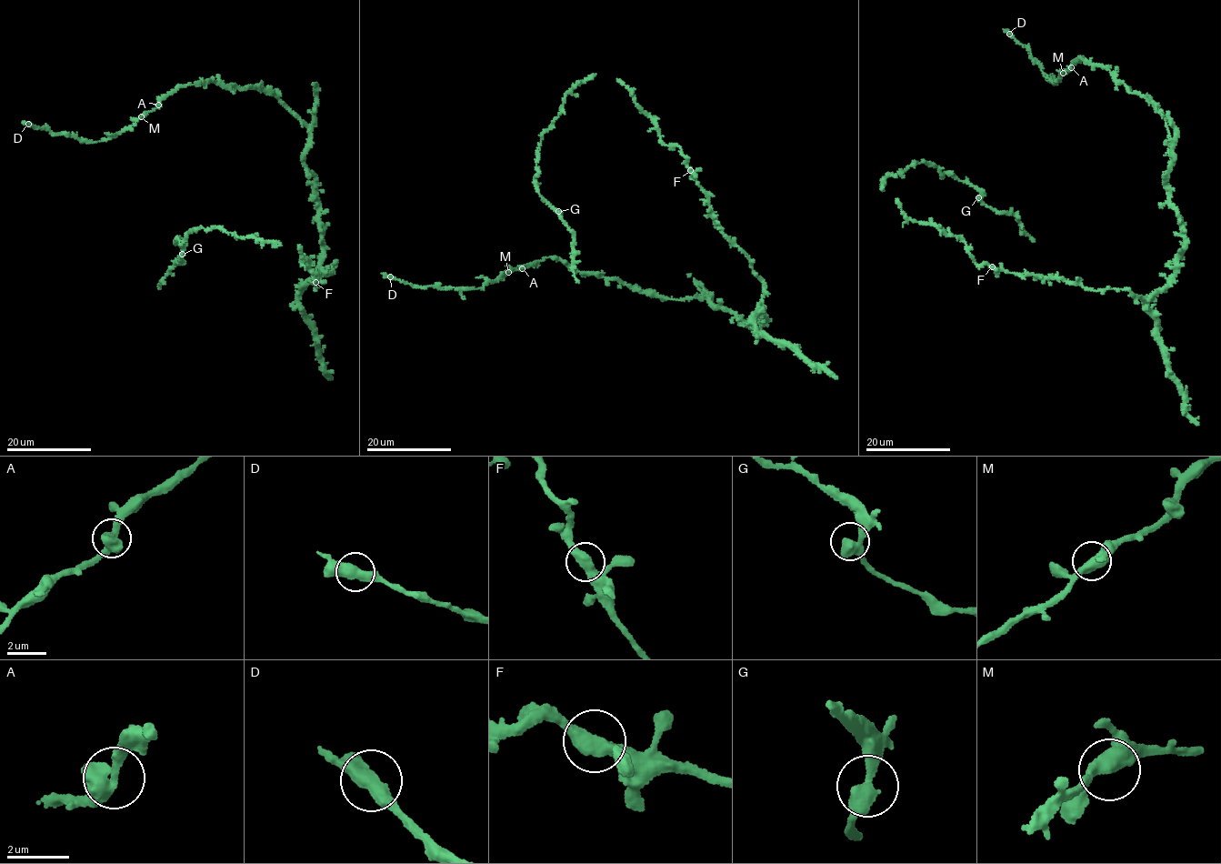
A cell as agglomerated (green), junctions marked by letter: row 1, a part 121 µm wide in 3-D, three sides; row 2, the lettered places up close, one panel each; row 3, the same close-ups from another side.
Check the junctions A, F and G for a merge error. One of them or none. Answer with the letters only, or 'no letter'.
no letter

